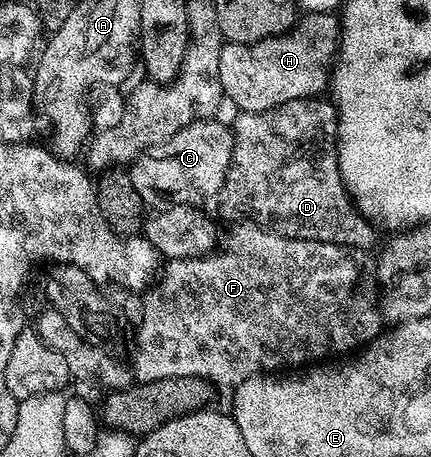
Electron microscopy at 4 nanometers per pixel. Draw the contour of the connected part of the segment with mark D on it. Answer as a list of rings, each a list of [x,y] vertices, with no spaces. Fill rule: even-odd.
[[[324,97],[310,99],[295,99],[286,101],[286,105],[278,105],[269,111],[241,111],[235,116],[237,119],[230,123],[232,133],[232,163],[224,178],[224,184],[220,186],[218,204],[220,203],[220,215],[231,221],[247,221],[257,223],[260,227],[267,227],[269,231],[275,231],[278,235],[285,235],[291,239],[305,239],[306,241],[318,241],[319,243],[333,243],[345,249],[352,247],[368,247],[372,238],[378,235],[377,228],[373,227],[360,210],[352,202],[352,196],[344,188],[344,182],[338,169],[338,157],[336,156],[336,107]]]

